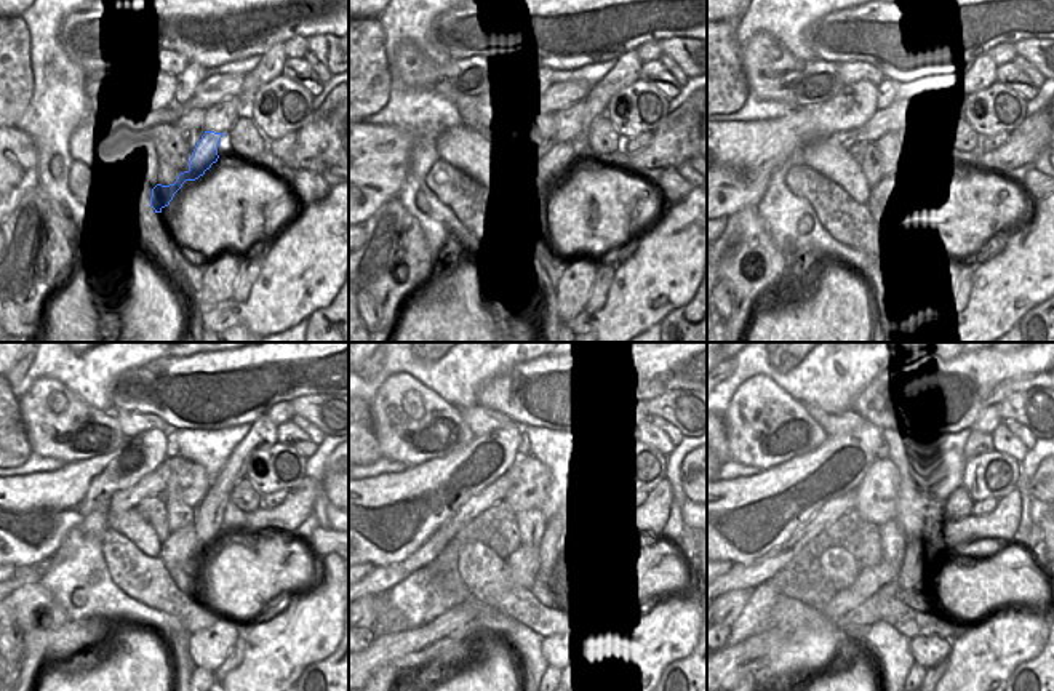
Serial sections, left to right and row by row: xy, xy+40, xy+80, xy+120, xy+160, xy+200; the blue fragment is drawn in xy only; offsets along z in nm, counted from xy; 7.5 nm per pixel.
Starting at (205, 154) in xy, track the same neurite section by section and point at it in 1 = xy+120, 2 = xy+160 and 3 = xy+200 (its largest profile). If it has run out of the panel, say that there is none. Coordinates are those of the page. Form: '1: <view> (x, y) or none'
1: xy+120 (175, 552)
2: xy+160 (523, 565)
3: xy+200 (859, 605)

